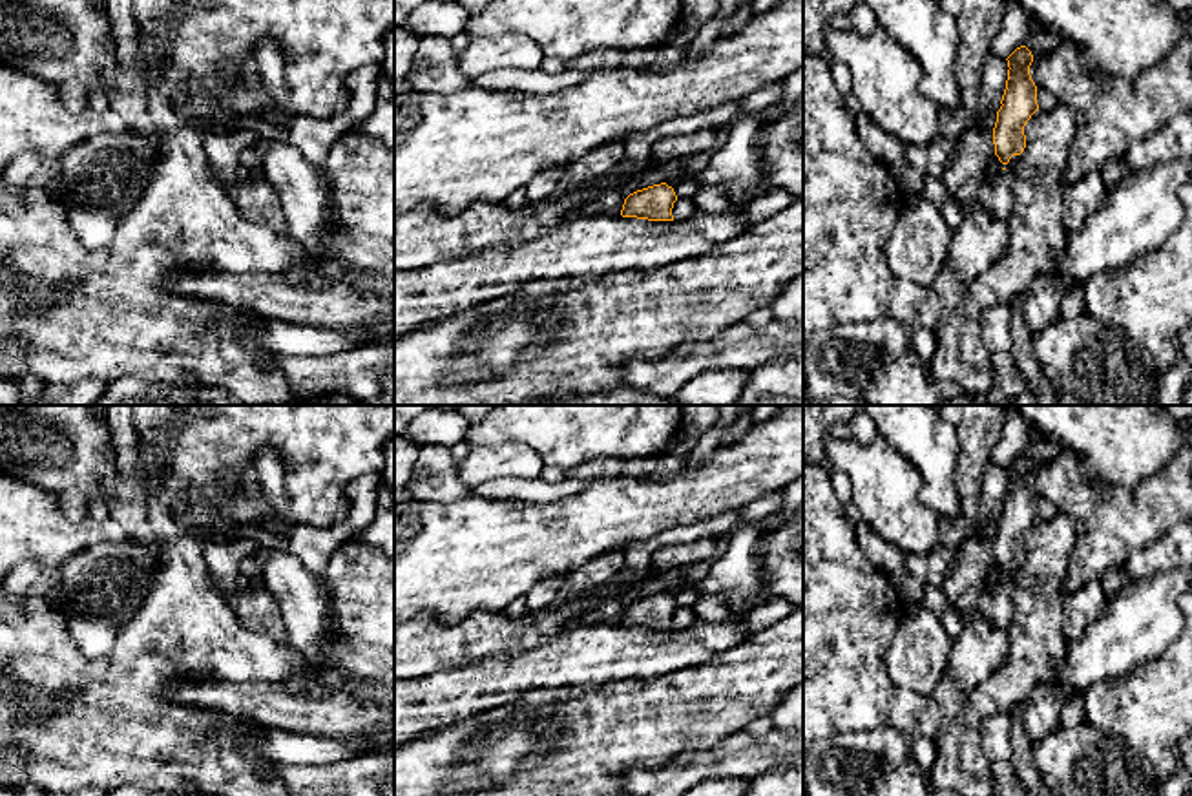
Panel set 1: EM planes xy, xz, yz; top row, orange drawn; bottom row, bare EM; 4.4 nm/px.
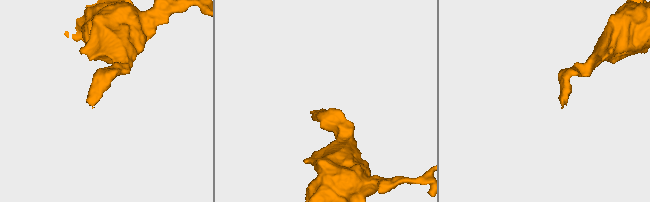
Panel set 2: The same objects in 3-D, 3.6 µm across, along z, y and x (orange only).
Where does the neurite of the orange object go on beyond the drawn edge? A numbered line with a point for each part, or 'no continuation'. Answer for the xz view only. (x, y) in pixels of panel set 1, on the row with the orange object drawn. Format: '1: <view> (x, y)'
no continuation

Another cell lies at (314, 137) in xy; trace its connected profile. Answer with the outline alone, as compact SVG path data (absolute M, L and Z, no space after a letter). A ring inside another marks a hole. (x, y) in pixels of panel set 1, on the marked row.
M365 64L349 77L350 99L343 115L332 119L296 117L288 120L290 133L287 141L310 164L321 166L336 139L350 128L358 128L374 111L380 75L382 64Z

